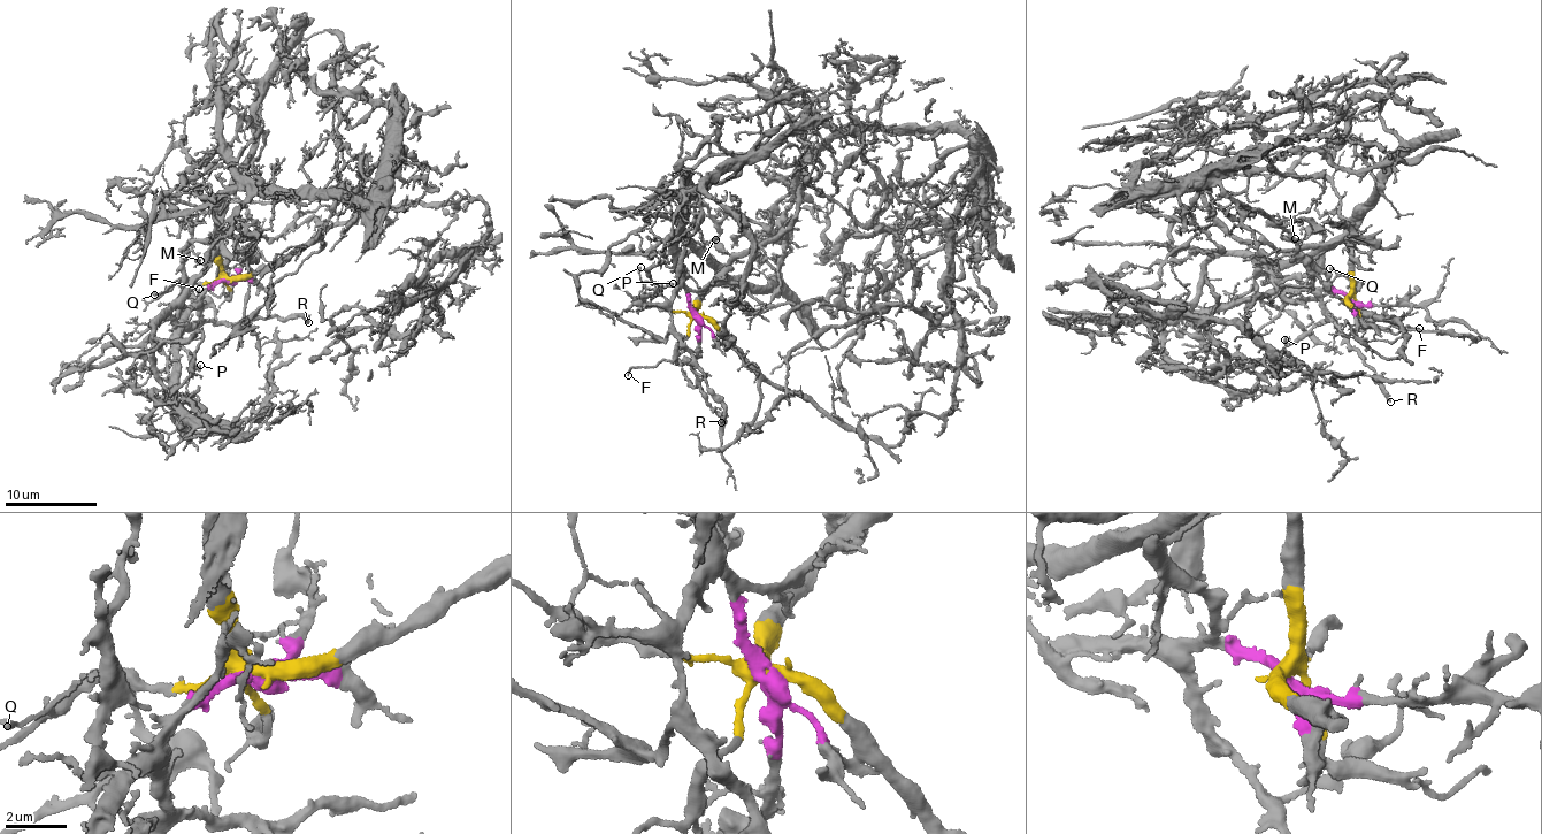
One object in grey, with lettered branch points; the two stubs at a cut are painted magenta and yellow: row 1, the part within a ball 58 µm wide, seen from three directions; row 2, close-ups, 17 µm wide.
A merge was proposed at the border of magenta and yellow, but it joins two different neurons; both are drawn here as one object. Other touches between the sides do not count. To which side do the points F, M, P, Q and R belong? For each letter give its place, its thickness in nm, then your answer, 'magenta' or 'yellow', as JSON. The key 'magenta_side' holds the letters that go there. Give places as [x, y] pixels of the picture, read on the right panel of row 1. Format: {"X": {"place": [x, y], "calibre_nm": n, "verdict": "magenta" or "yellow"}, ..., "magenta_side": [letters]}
{"F": {"place": [1419, 328], "calibre_nm": 140, "verdict": "yellow"}, "M": {"place": [1295, 238], "calibre_nm": 170, "verdict": "magenta"}, "P": {"place": [1284, 339], "calibre_nm": 240, "verdict": "magenta"}, "Q": {"place": [1329, 268], "calibre_nm": 200, "verdict": "yellow"}, "R": {"place": [1390, 402], "calibre_nm": 220, "verdict": "magenta"}, "magenta_side": ["M", "P", "R"]}

